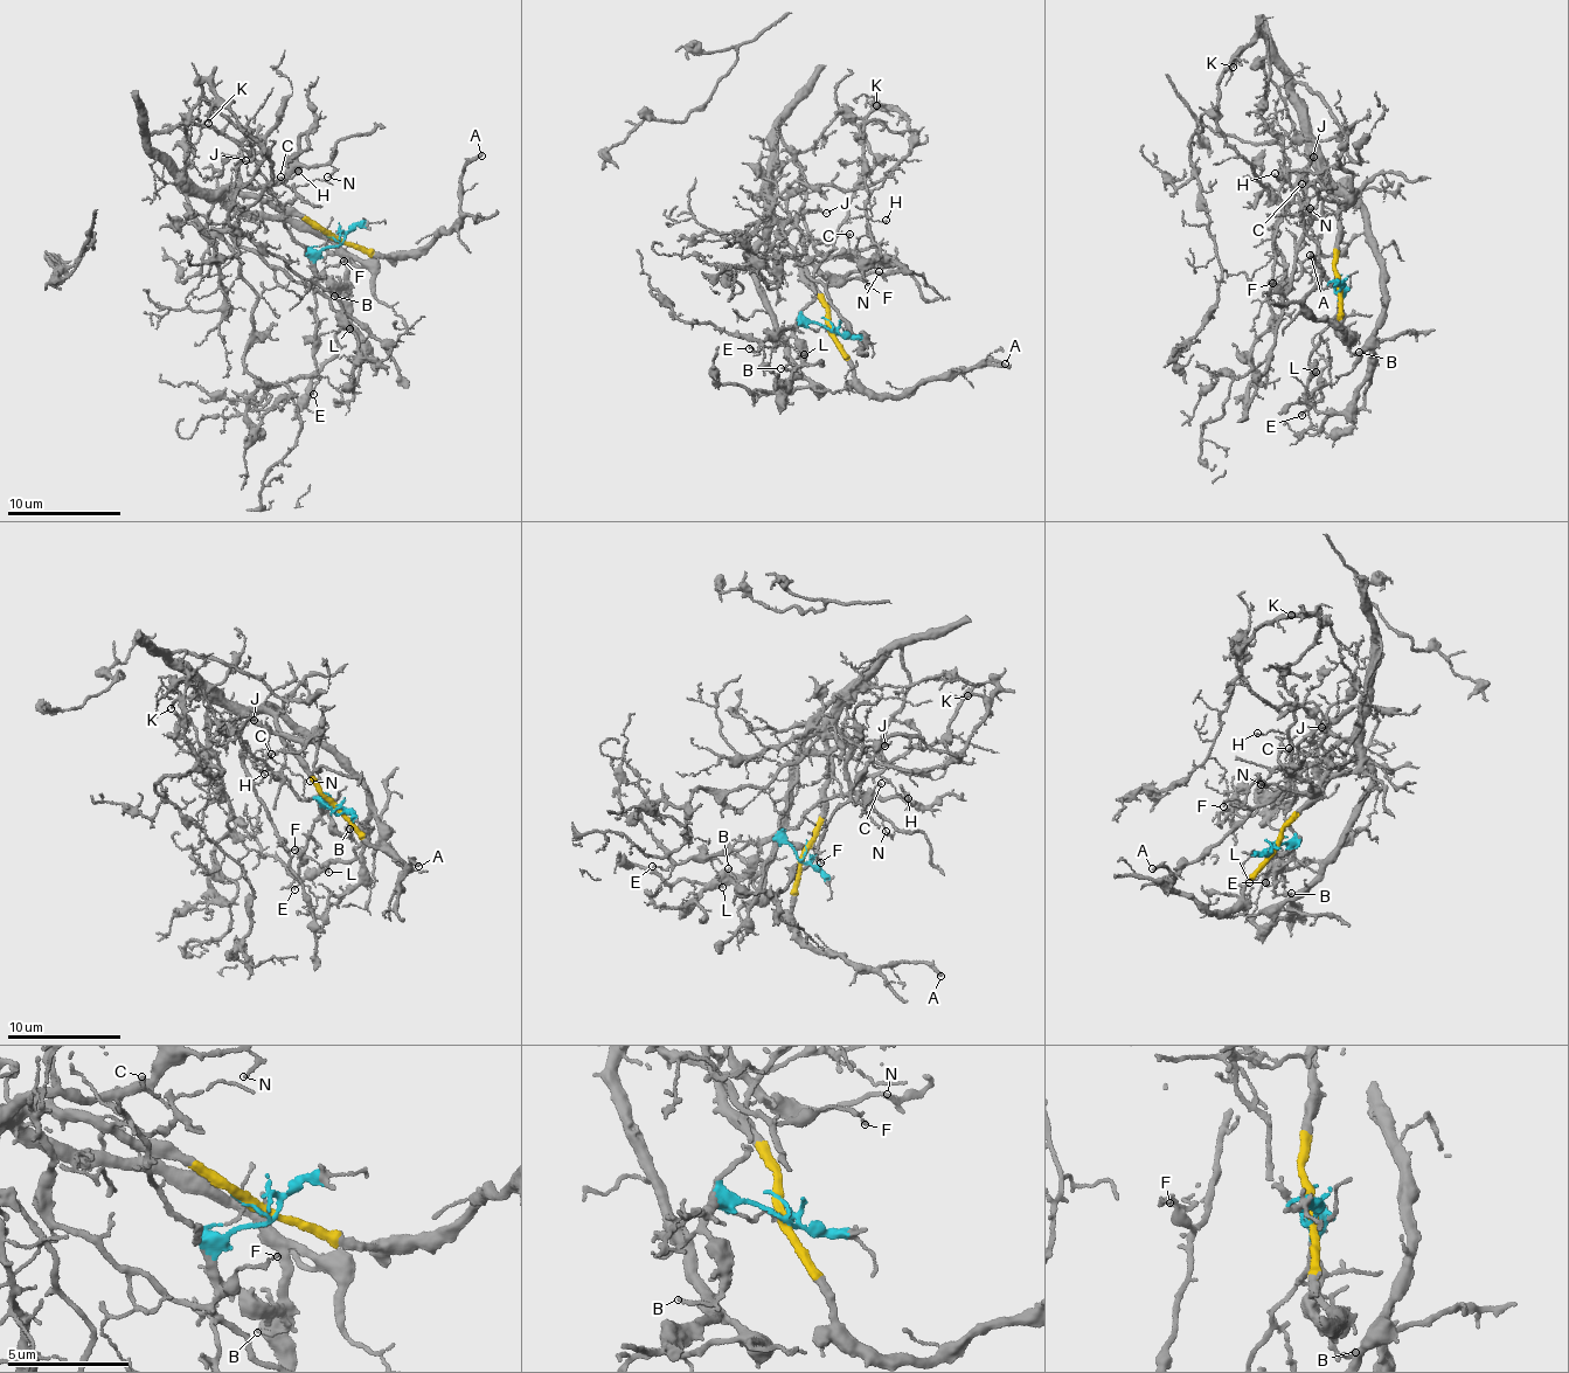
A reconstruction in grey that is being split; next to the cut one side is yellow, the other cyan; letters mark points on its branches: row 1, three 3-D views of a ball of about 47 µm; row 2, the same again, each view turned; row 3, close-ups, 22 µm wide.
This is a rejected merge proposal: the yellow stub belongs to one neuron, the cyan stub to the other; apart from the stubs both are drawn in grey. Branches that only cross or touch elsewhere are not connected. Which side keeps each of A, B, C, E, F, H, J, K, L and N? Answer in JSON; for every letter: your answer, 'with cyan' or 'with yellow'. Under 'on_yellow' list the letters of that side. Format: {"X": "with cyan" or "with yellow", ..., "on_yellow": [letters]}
{"A": "with yellow", "B": "with cyan", "C": "with yellow", "E": "with cyan", "F": "with yellow", "H": "with cyan", "J": "with yellow", "K": "with cyan", "L": "with cyan", "N": "with yellow", "on_yellow": ["A", "C", "F", "J", "N"]}

